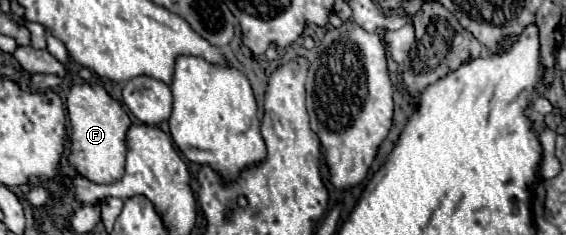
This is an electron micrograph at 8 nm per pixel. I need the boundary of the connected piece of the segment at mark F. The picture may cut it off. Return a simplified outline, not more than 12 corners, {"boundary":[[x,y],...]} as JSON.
{"boundary":[[73,84],[69,164],[97,184],[125,174],[121,102]]}

